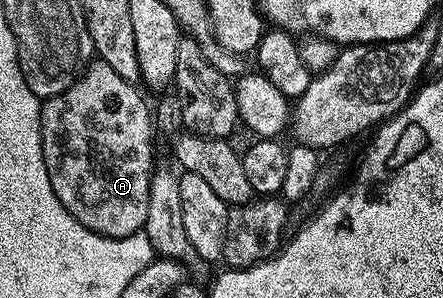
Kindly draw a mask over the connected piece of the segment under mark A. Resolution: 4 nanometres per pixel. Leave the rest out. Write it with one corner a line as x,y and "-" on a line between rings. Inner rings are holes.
91,61
69,89
42,100
39,108
45,169
49,173
49,185
53,185
53,193
57,193
57,201
61,201
85,229
110,239
124,239
142,231
149,208
153,115
138,90
136,84
125,81
110,65

